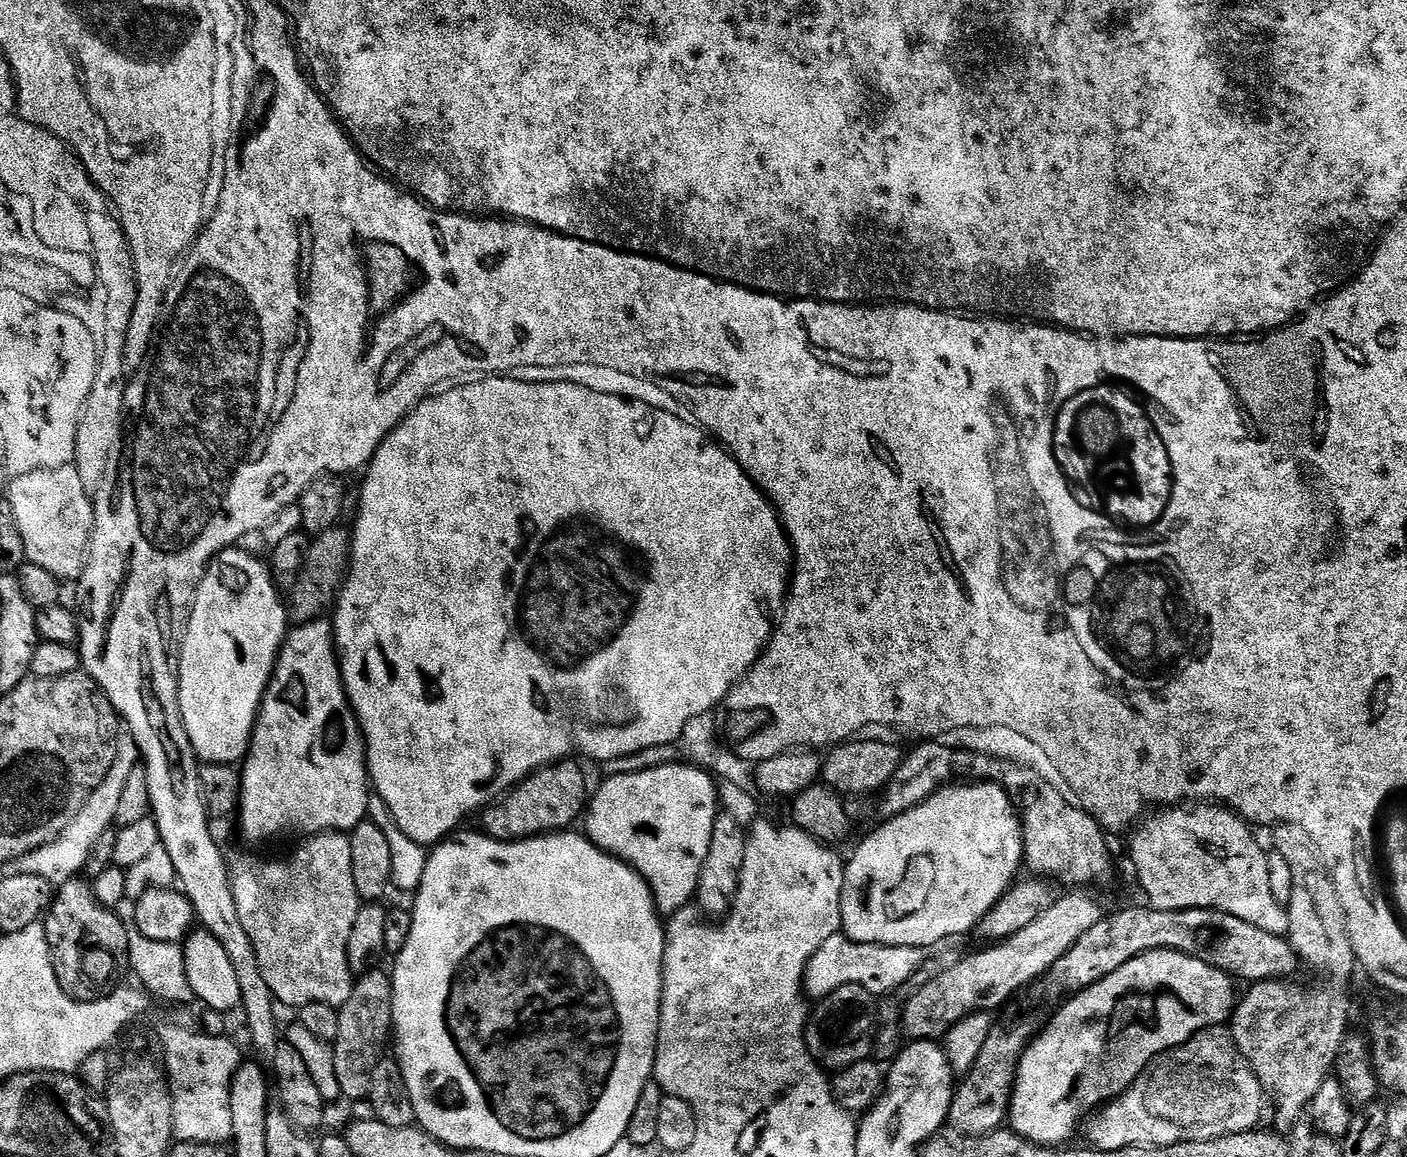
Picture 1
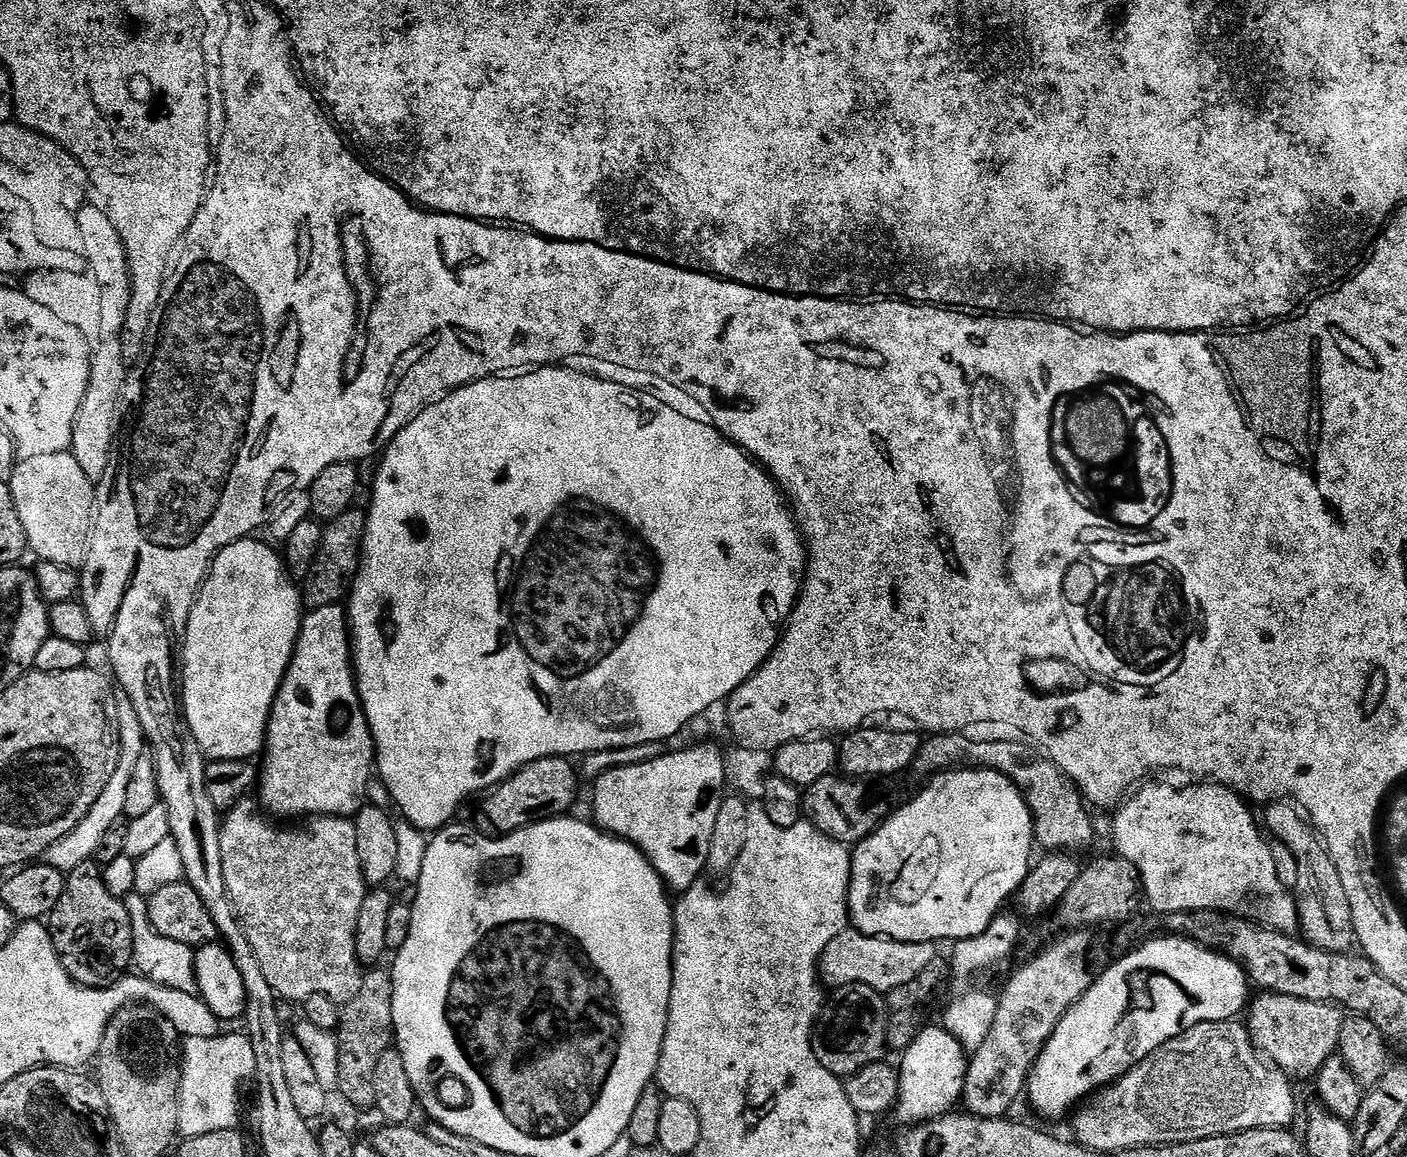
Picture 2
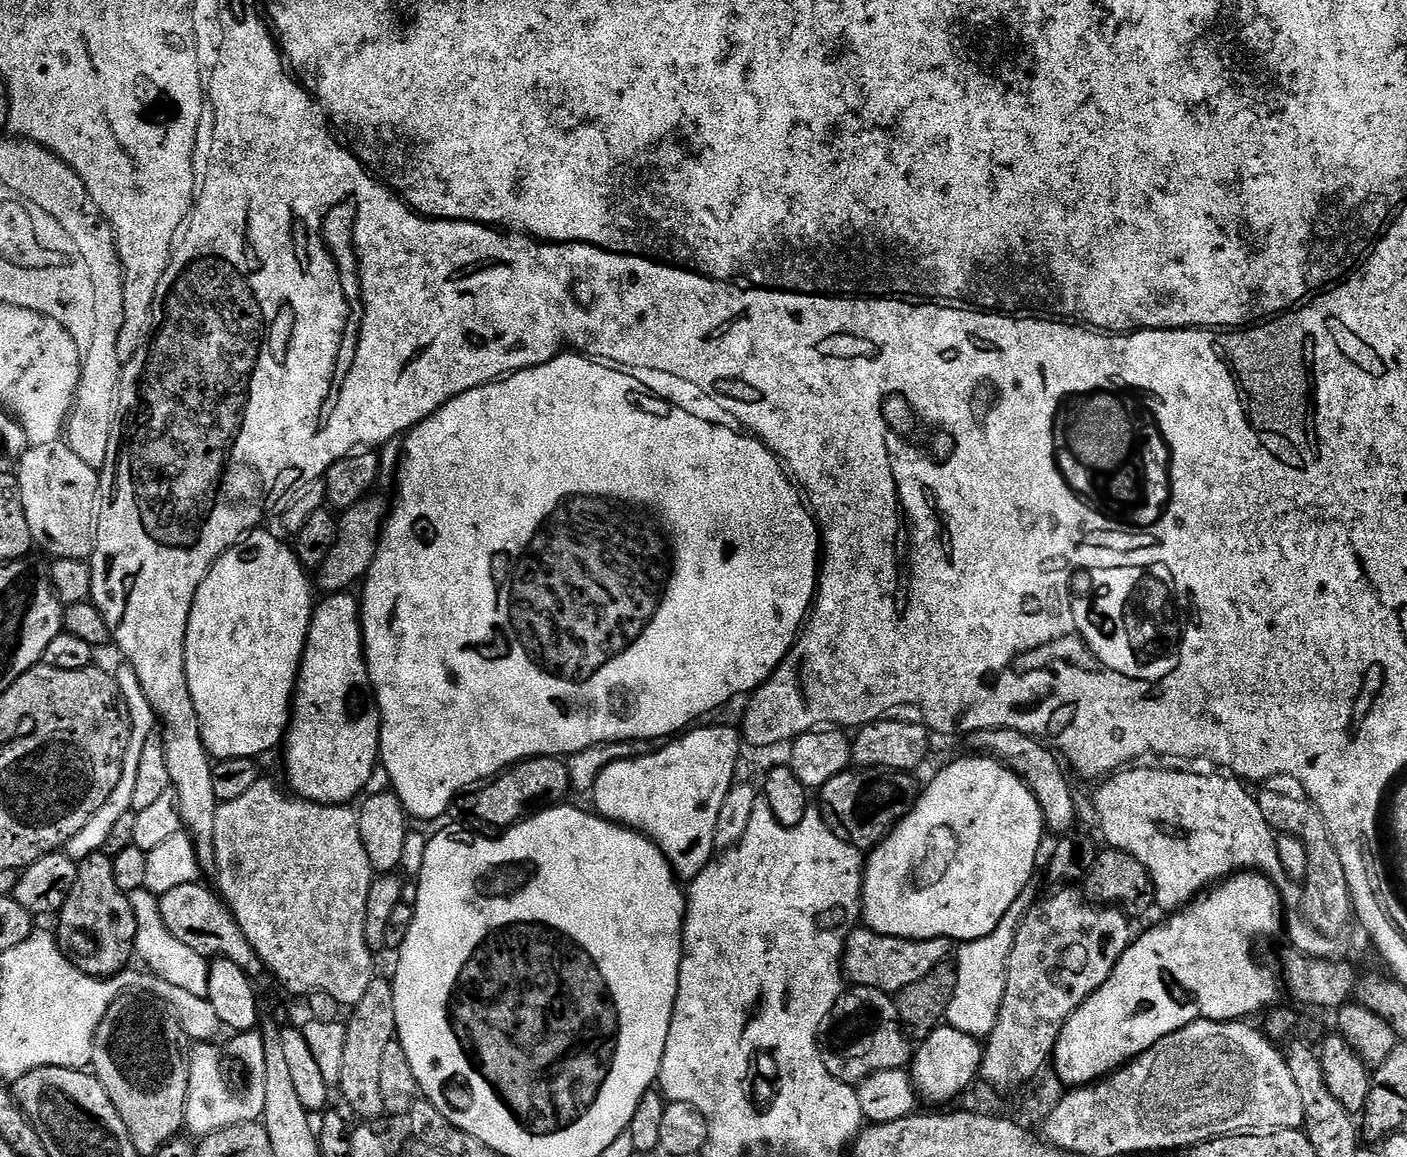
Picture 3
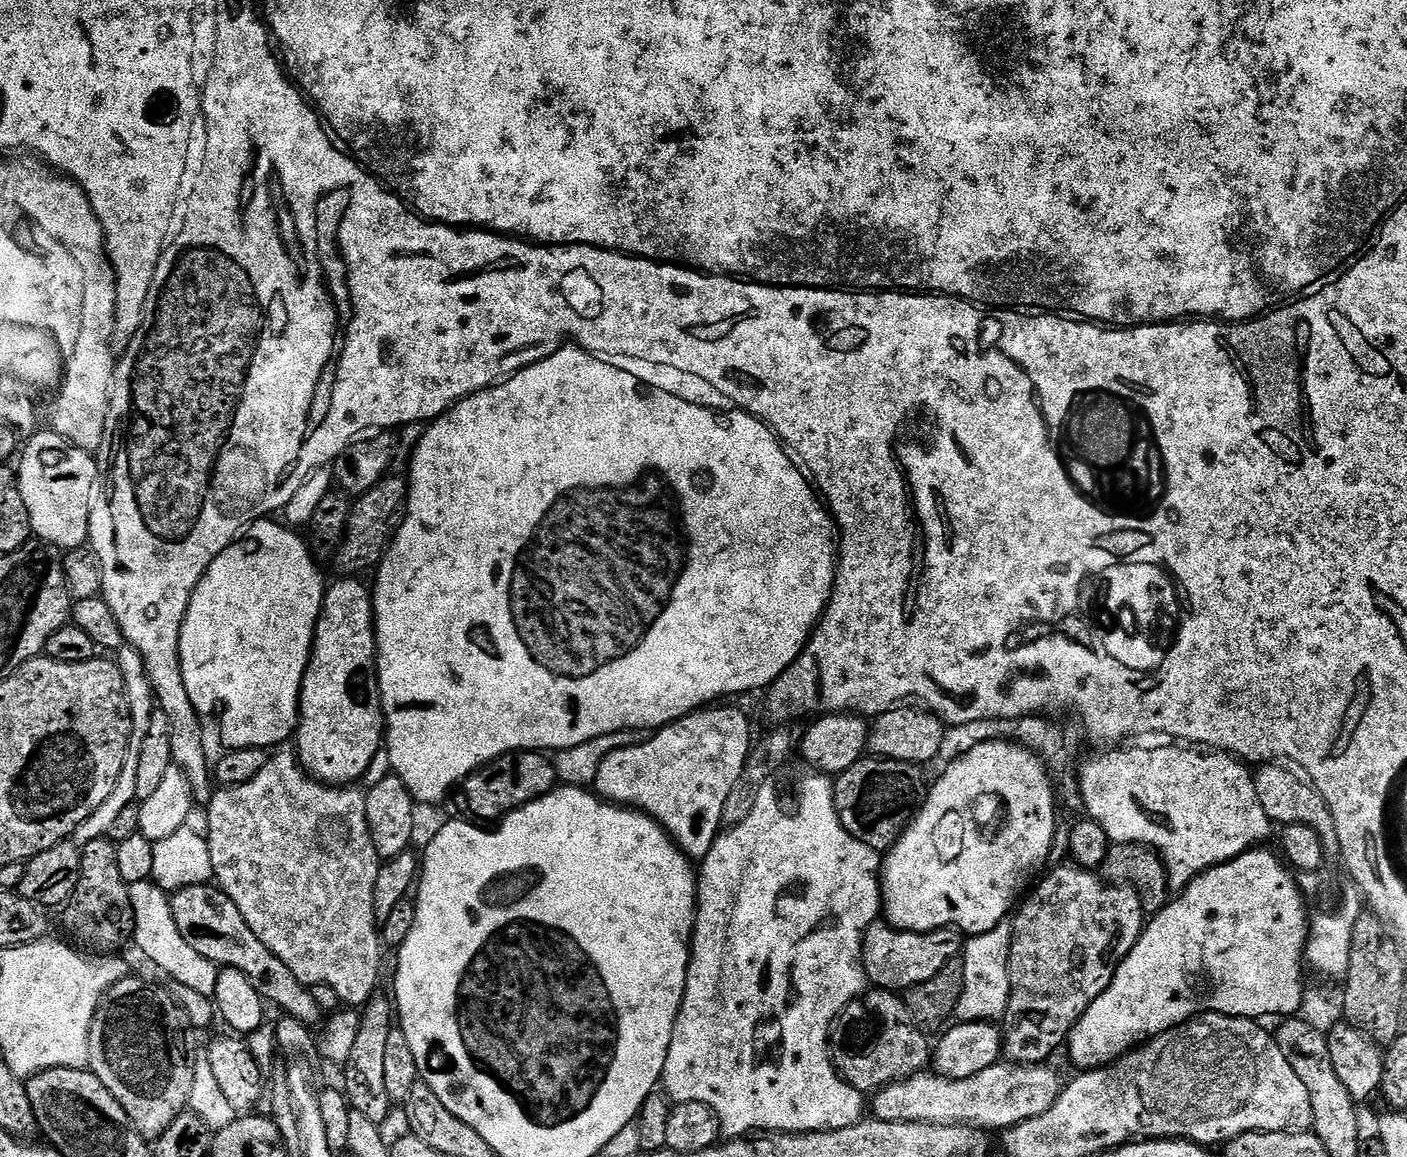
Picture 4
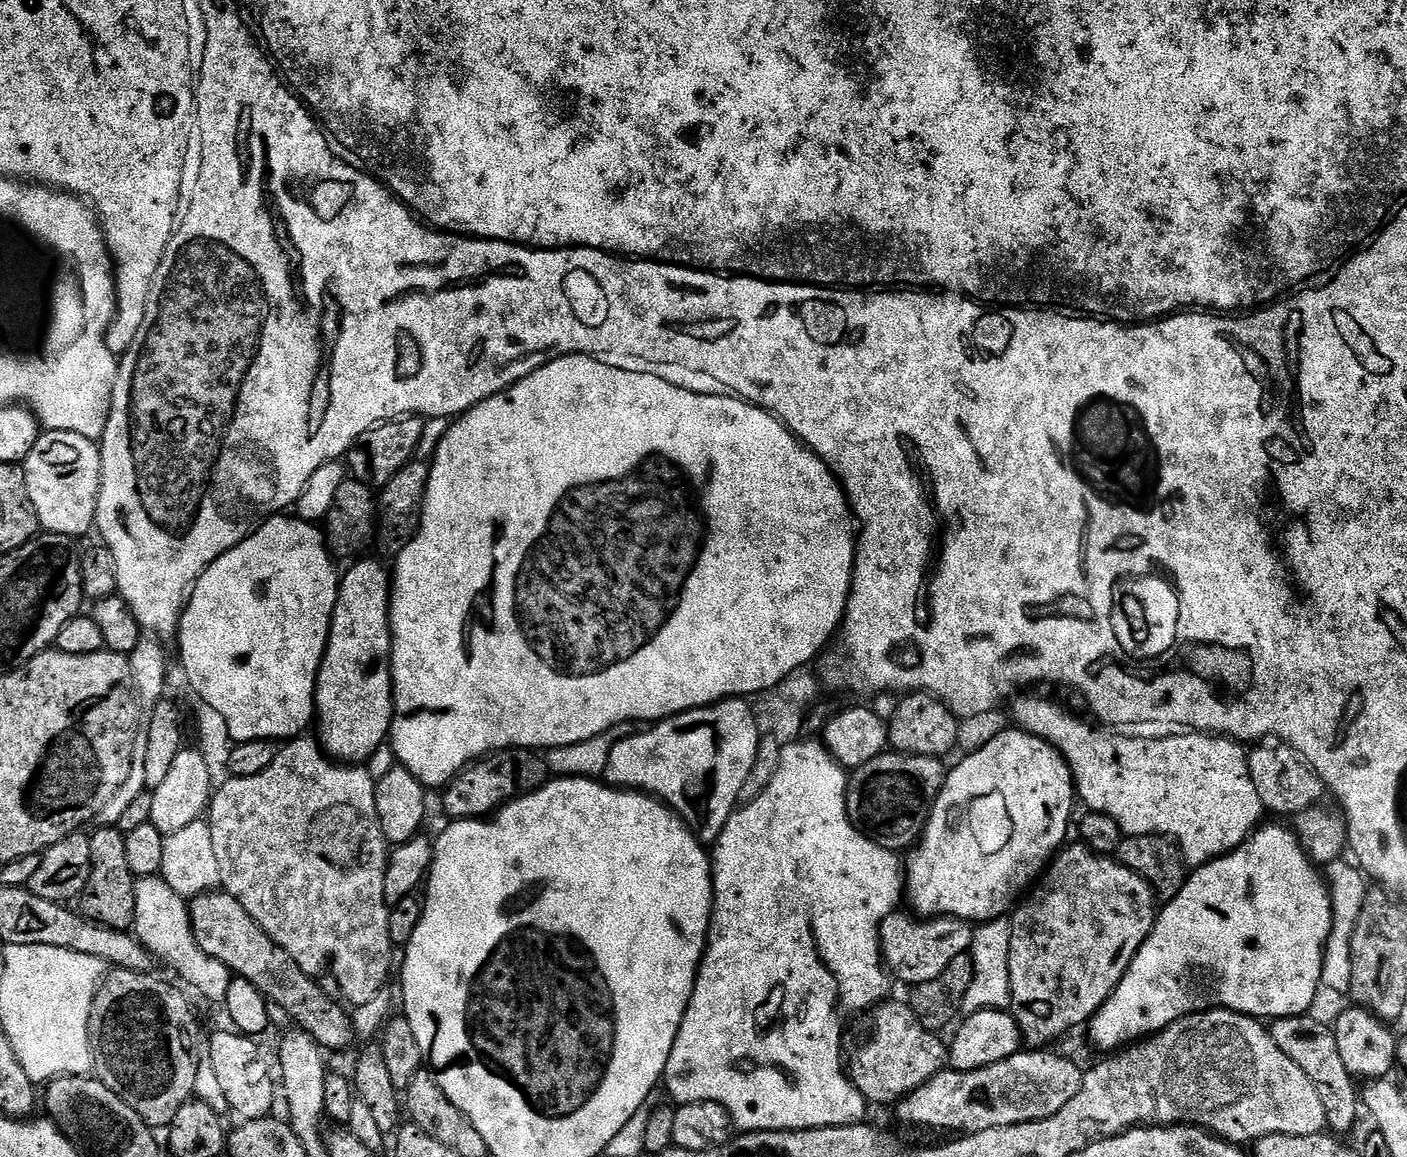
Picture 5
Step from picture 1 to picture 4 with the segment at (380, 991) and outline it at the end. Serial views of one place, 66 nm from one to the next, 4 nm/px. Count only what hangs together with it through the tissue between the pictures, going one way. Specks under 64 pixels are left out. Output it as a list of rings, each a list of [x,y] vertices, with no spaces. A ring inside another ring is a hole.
[[[373,995],[360,1012],[361,1026],[354,1041],[354,1048],[350,1051],[348,1060],[342,1065],[344,1071],[342,1091],[348,1097],[351,1111],[370,1118],[370,1122],[383,1125],[388,1111],[394,1108],[394,1101],[386,1094],[386,1080],[383,1078],[386,1041],[390,1039],[394,1027],[394,1004],[389,997],[387,1000],[380,995]]]

